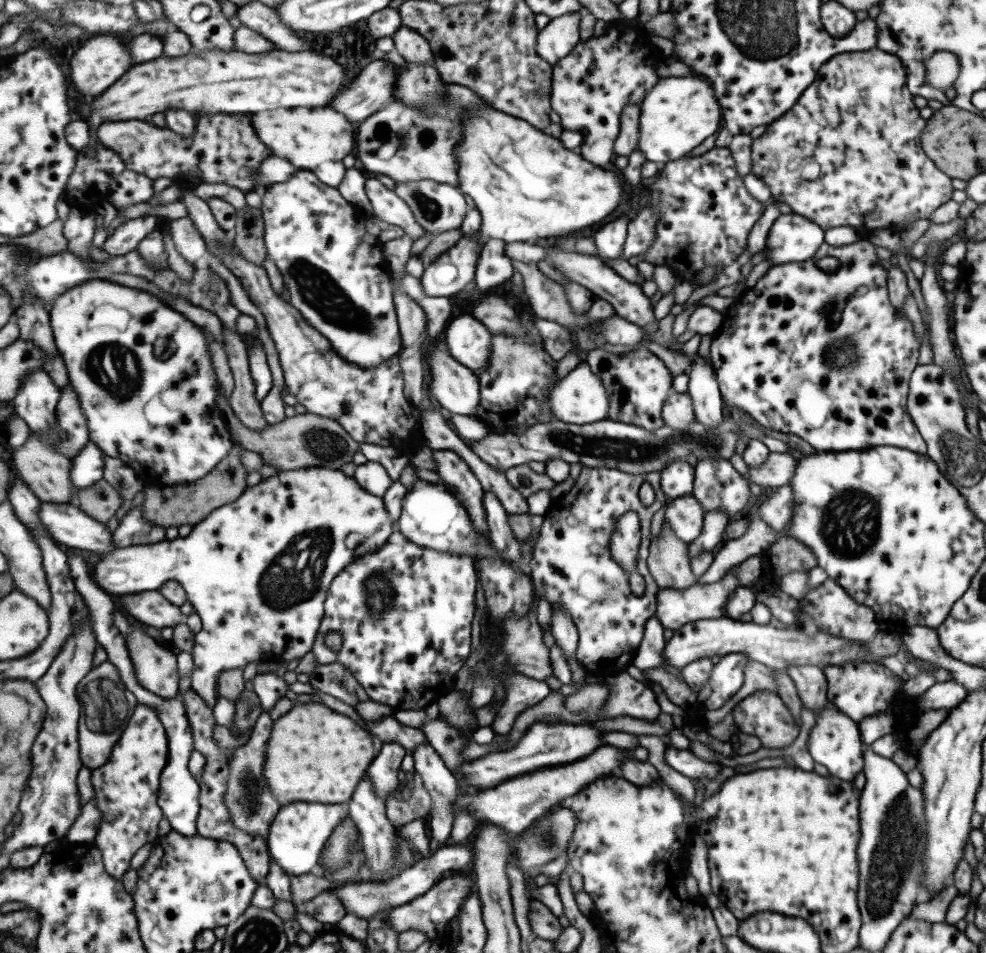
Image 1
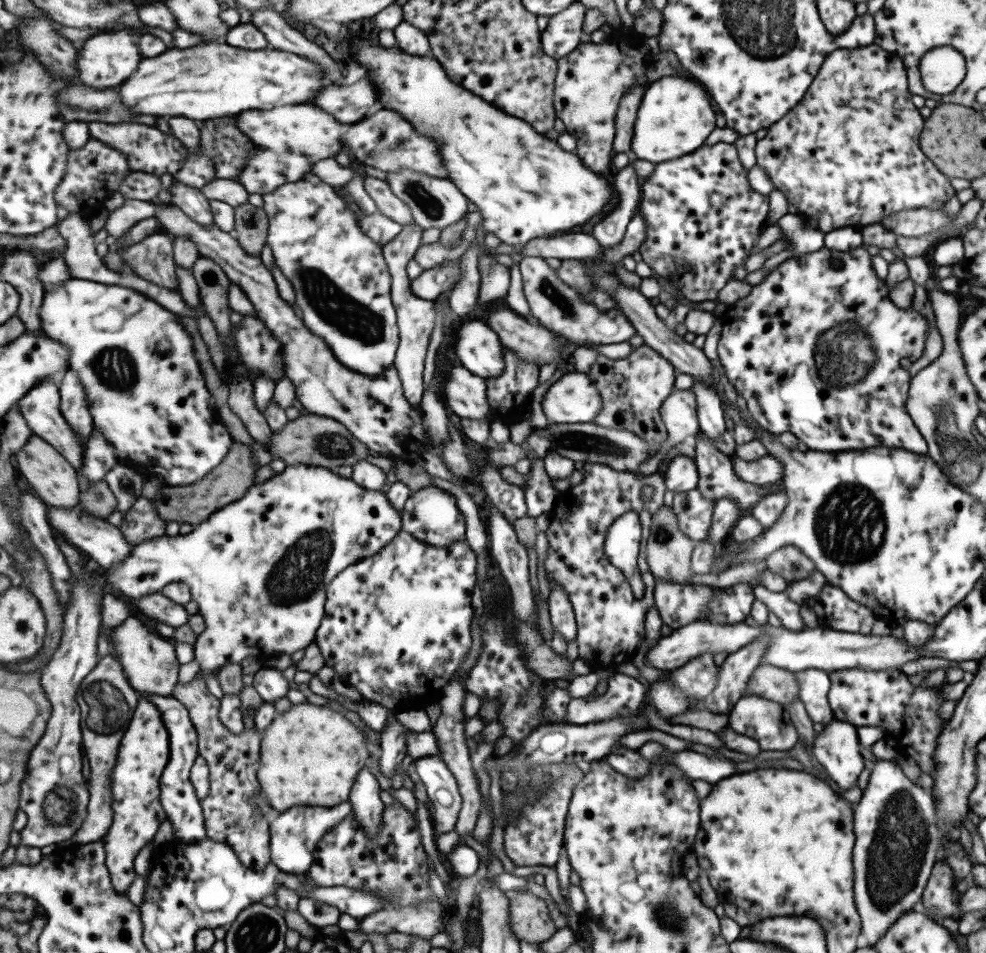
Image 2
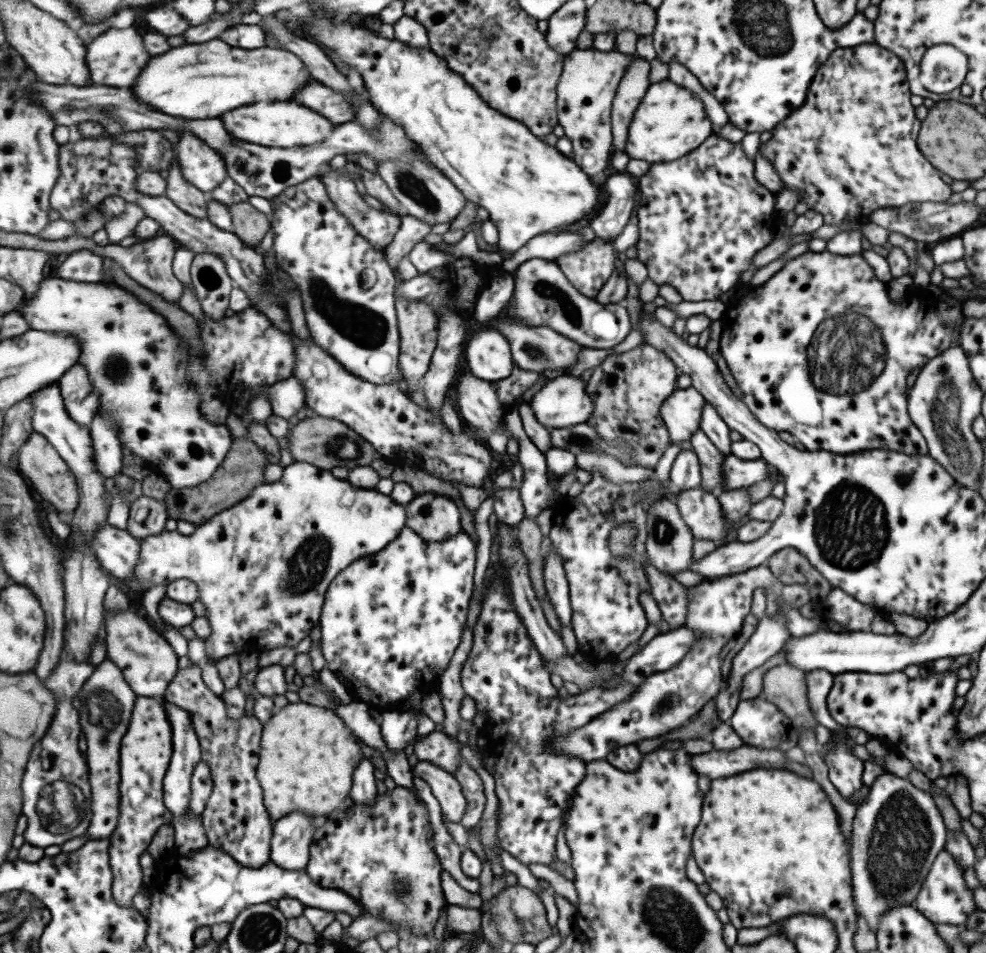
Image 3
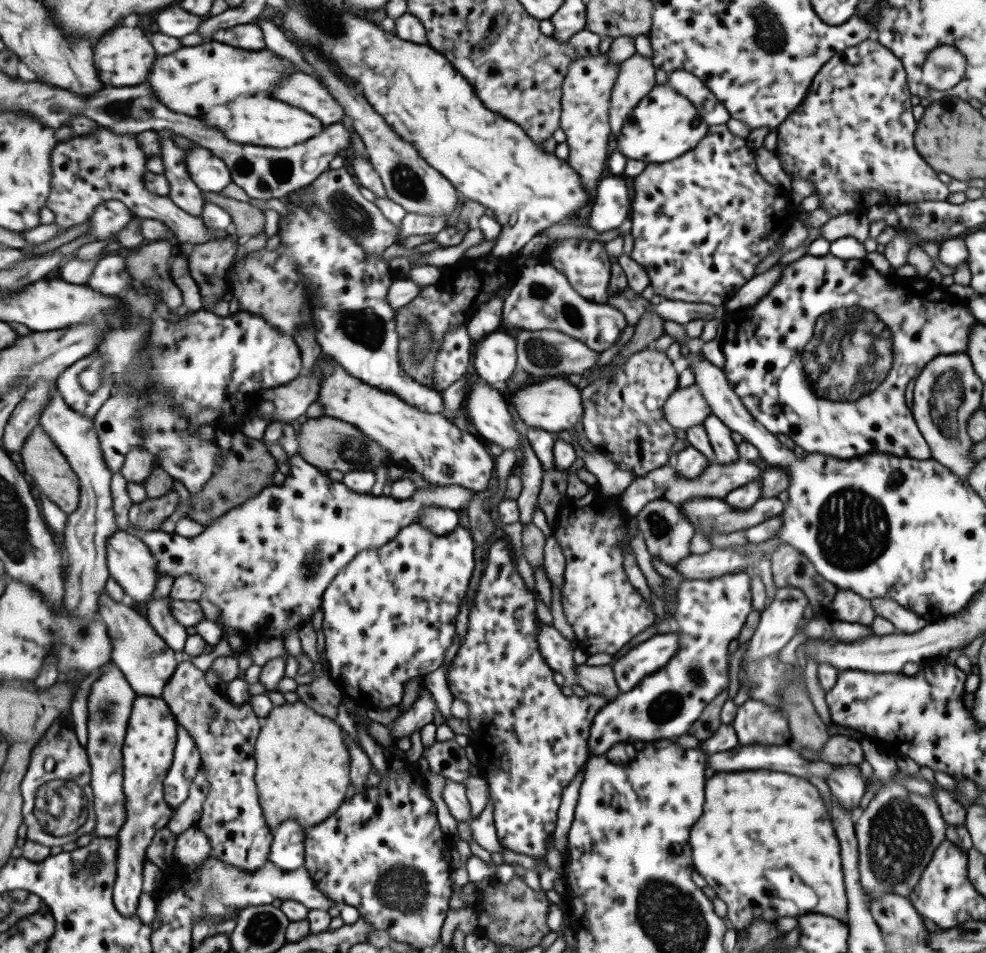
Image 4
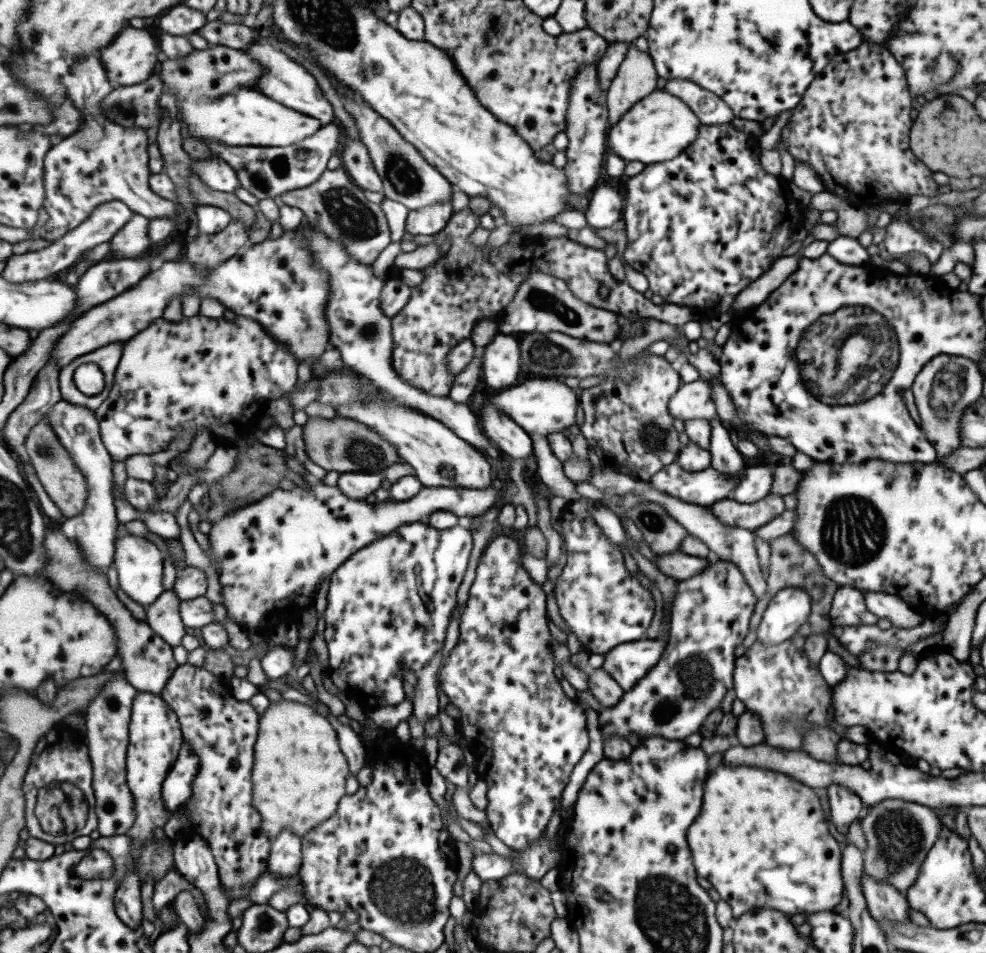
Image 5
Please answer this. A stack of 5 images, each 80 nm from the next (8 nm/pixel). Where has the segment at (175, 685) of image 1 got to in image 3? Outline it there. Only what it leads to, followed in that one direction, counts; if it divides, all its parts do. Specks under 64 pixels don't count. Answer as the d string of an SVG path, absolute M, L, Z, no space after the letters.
M135 606L127 610L110 610L107 612L105 626L108 630L106 644L109 658L123 670L131 689L138 697L164 698L171 681L177 676L179 655L173 645L145 618L135 613Z

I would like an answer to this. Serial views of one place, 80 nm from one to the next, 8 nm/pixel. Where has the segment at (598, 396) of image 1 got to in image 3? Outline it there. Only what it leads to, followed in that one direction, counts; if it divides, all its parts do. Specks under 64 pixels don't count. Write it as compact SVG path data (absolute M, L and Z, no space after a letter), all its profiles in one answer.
M562 374L547 380L526 404L530 406L536 421L547 430L585 423L594 409L592 398L586 395L585 385L579 376Z

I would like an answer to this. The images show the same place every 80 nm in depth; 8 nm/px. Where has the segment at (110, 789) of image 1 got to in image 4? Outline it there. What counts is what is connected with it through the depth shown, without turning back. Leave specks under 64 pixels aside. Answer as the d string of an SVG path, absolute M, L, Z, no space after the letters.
M139 695L135 700L129 734L124 744L124 791L127 797L127 822L119 832L118 871L114 886L114 903L123 916L137 921L139 898L143 894L143 864L148 848L158 831L168 827L175 810L167 804L164 780L174 764L179 724L167 702L161 697Z

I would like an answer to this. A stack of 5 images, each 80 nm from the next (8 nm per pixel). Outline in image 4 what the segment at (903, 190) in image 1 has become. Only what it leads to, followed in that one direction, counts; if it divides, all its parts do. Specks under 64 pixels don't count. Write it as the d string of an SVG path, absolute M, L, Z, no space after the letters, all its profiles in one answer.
M872 36L860 41L855 46L844 48L842 51L835 52L833 56L812 78L809 88L797 108L793 109L791 114L785 117L781 124L776 126L776 148L774 155L780 162L781 170L787 175L787 178L804 178L812 182L814 186L814 195L818 198L819 209L829 214L829 217L835 218L847 212L864 212L873 205L902 205L903 203L916 203L919 201L945 201L947 195L947 185L937 179L937 173L927 164L922 156L915 150L913 135L917 128L916 121L911 115L911 103L909 103L910 92L908 91L906 72L902 67L901 61L887 48L881 46Z

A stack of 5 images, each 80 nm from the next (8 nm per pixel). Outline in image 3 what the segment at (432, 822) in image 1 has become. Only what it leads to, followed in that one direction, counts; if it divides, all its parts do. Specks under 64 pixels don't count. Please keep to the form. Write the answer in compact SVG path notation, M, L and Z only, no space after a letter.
M419 761L413 768L413 773L429 785L429 790L439 803L442 820L459 822L465 810L466 800L455 777L425 761Z

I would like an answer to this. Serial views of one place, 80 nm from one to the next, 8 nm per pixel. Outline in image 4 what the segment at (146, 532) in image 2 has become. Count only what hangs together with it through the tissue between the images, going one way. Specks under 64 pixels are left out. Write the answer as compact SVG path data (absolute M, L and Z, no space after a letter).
M174 490L162 498L147 498L129 509L129 523L147 530L158 530L162 520L175 513L179 496Z

